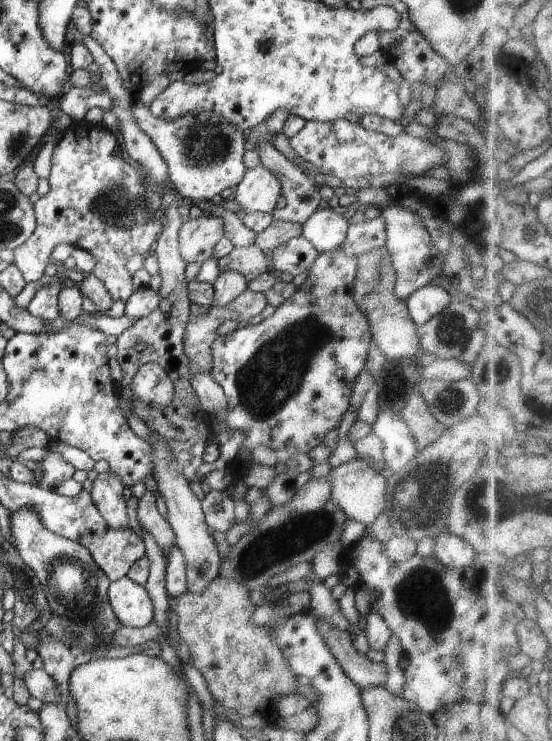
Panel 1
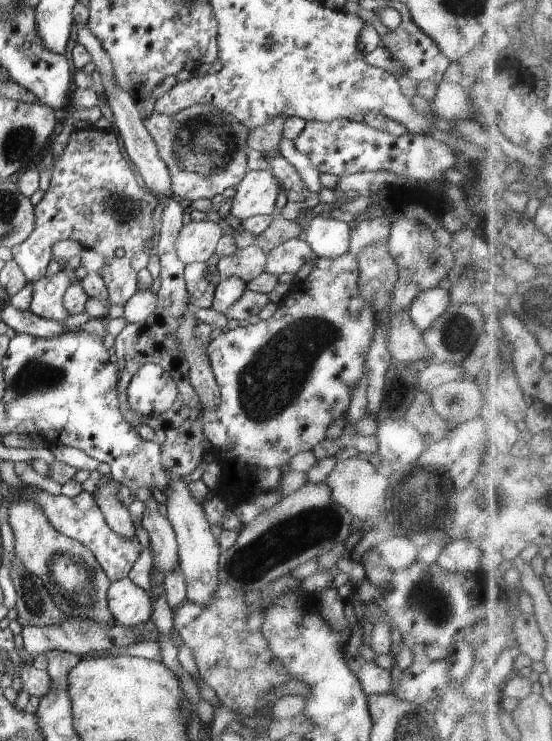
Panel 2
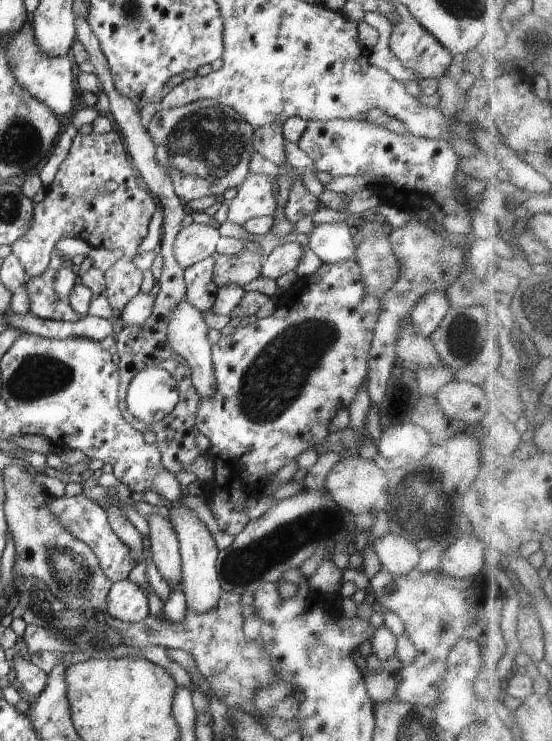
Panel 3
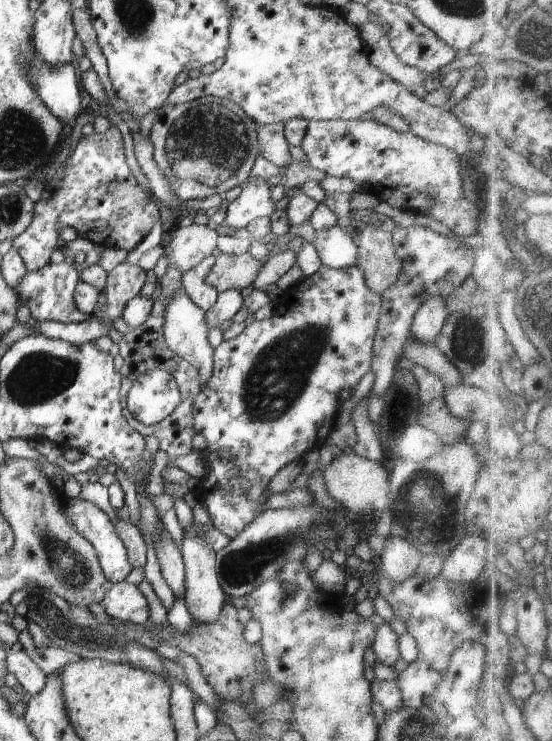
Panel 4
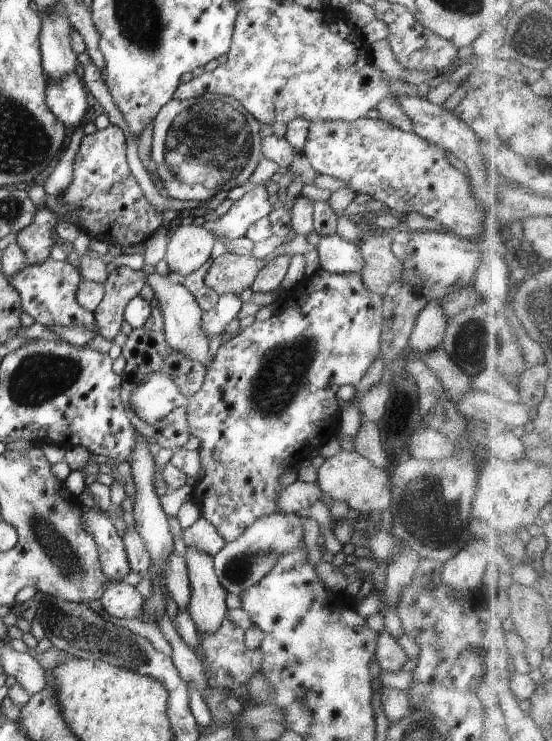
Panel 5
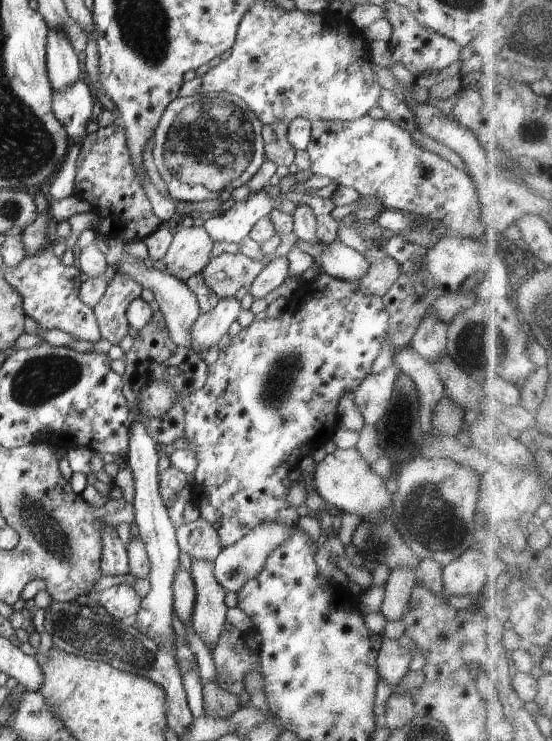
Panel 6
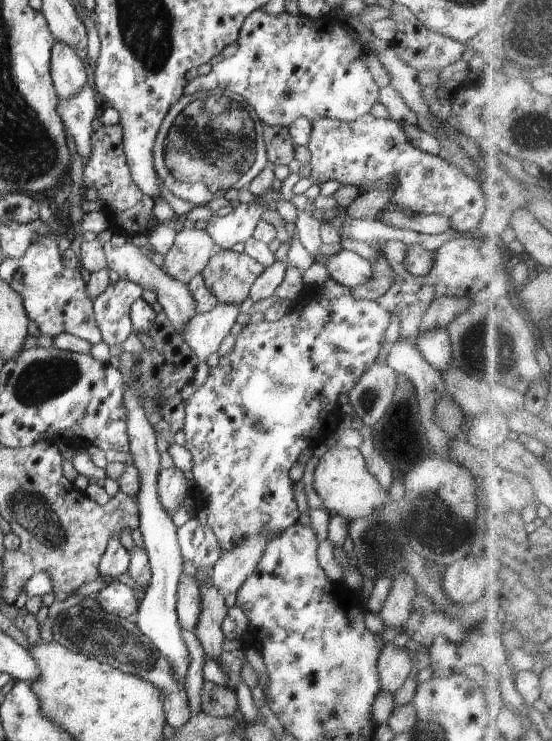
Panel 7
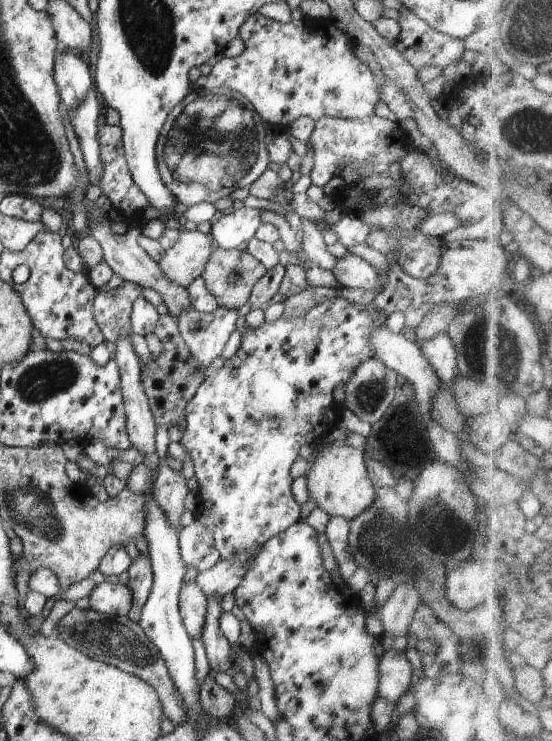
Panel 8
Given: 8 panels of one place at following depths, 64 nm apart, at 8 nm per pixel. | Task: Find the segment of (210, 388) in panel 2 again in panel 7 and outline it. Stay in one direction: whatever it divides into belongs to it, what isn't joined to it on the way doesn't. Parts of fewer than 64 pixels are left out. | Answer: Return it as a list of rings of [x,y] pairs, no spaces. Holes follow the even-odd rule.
[[[108,234],[97,235],[97,238],[103,238],[103,252],[105,253],[107,268],[114,270],[120,275],[120,279],[128,280],[138,284],[143,290],[152,290],[158,297],[160,306],[163,308],[163,313],[172,322],[174,329],[183,336],[183,327],[186,322],[189,322],[193,315],[198,312],[196,304],[190,290],[182,282],[171,278],[166,272],[162,271],[161,267],[154,265],[151,258],[144,256],[140,247],[135,246],[129,238],[124,242],[123,246],[117,248],[112,246],[111,241],[107,238]]]

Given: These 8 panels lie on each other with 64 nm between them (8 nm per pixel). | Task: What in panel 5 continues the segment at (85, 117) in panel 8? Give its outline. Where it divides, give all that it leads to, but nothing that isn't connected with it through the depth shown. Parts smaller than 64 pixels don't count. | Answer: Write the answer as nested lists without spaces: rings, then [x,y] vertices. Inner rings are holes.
[[[72,74],[61,82],[48,82],[48,109],[65,128],[75,131],[83,127],[84,116],[88,113],[90,94],[78,74]]]

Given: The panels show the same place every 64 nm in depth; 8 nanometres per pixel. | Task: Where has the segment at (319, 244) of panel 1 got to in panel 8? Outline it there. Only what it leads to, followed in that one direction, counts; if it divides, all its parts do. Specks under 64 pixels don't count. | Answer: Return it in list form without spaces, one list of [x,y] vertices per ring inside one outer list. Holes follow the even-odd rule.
[[[352,253],[344,258],[338,258],[336,266],[332,268],[332,273],[343,288],[362,288],[362,290],[380,292],[382,286],[385,286],[377,270],[366,260]]]

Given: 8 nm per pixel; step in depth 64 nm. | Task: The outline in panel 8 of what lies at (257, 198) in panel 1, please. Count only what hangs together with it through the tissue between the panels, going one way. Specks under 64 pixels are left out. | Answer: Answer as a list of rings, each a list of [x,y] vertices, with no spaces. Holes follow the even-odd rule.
[[[244,206],[234,210],[228,216],[223,215],[212,224],[210,236],[218,243],[220,249],[238,249],[242,244],[250,243],[261,226],[261,212]]]

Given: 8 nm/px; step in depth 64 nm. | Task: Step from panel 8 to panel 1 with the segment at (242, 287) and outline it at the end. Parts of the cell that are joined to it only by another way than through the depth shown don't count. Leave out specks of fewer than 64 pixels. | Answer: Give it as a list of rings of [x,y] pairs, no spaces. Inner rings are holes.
[[[254,242],[247,247],[234,247],[230,254],[218,259],[218,264],[221,272],[224,270],[240,272],[250,282],[268,271],[270,257]]]

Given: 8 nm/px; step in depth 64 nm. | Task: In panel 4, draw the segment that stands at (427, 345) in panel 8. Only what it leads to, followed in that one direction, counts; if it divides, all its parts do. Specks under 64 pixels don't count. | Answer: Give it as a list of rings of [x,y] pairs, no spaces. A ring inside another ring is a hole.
[[[431,297],[424,302],[411,325],[411,336],[414,341],[422,343],[434,343],[440,332],[444,329],[444,324],[449,318],[445,306],[445,300],[442,297]]]

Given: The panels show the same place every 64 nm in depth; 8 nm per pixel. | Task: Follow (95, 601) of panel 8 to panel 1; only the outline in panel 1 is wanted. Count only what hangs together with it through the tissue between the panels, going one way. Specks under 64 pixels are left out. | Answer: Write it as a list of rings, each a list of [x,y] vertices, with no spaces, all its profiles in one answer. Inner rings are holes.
[[[129,577],[111,582],[107,595],[122,626],[142,628],[154,620],[154,606],[148,591]]]

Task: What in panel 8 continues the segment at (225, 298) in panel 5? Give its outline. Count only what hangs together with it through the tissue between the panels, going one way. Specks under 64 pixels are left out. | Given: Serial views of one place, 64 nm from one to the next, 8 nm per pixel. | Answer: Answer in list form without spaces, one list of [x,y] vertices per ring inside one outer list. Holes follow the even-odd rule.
[[[219,307],[212,313],[200,313],[190,308],[177,317],[180,335],[188,346],[194,361],[199,365],[200,371],[210,371],[213,360],[222,355],[230,335],[237,330],[238,318],[236,309],[223,307]]]

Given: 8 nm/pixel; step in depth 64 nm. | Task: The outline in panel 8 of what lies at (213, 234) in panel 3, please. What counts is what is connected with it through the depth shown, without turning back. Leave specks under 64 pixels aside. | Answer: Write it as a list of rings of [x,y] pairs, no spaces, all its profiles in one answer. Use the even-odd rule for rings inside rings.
[[[184,230],[176,244],[164,252],[159,268],[174,285],[188,289],[204,273],[212,255],[212,239],[210,234]]]

